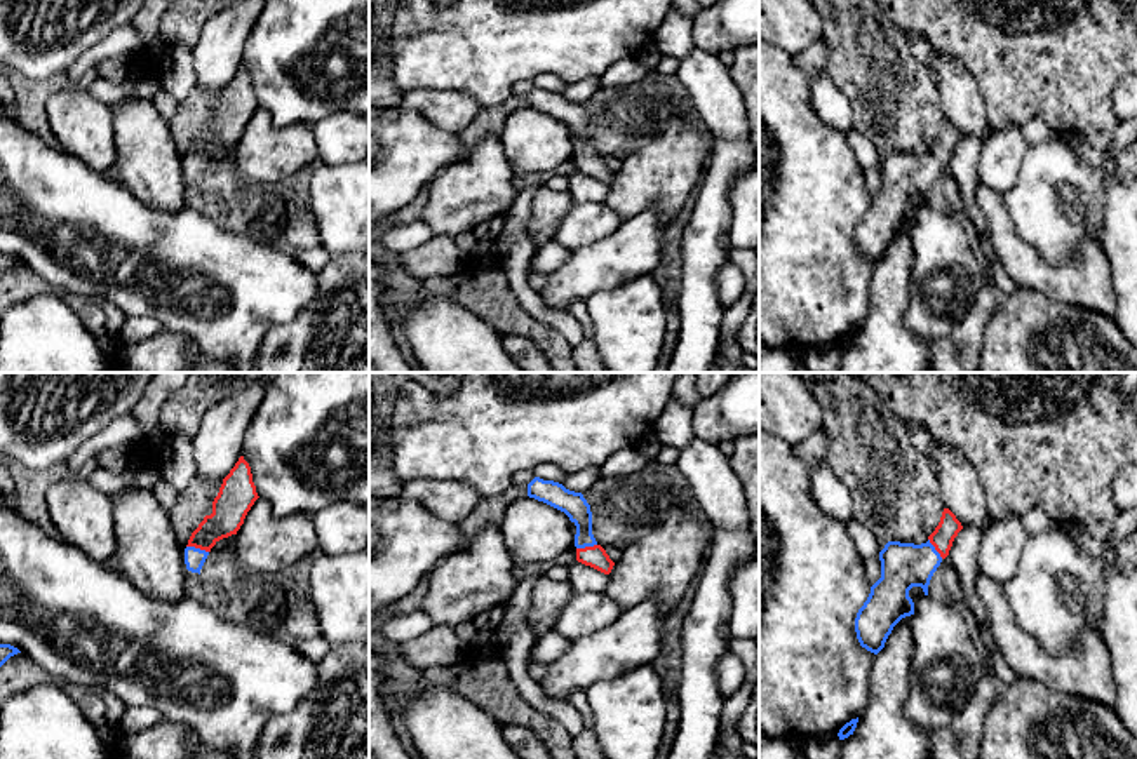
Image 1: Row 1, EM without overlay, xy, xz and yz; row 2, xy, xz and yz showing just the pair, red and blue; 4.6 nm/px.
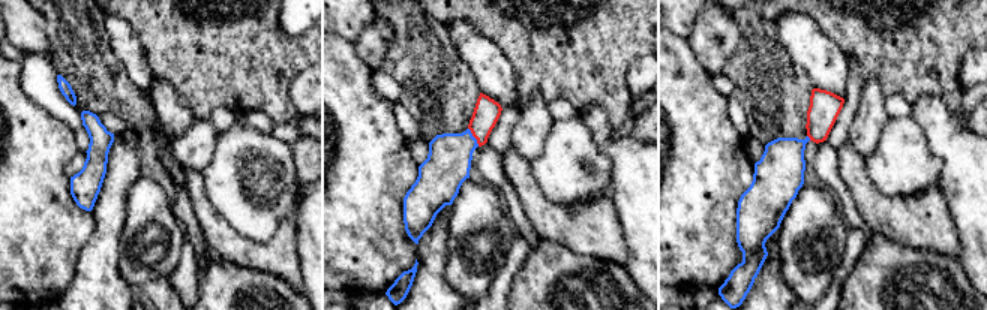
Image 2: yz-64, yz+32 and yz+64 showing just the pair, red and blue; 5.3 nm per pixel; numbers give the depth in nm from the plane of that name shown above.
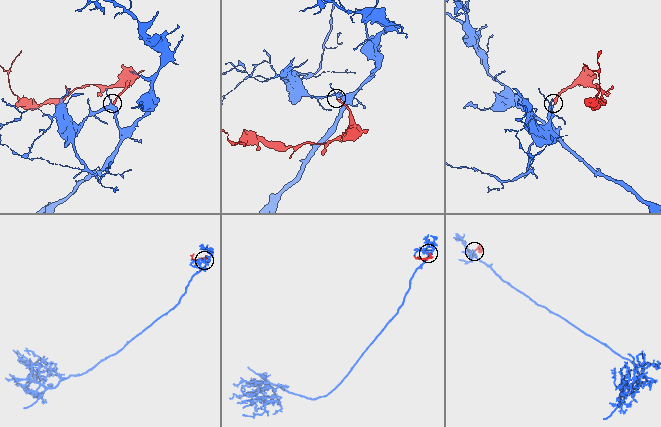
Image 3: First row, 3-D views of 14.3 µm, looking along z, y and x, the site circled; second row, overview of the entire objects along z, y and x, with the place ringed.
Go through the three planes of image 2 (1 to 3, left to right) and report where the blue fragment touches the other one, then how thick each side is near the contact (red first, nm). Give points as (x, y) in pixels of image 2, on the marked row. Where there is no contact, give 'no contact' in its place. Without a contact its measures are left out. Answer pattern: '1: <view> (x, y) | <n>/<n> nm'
1: no contact
2: yz+32 (473, 135) | 140/240 nm
3: yz+64 (809, 137) | 160/260 nm

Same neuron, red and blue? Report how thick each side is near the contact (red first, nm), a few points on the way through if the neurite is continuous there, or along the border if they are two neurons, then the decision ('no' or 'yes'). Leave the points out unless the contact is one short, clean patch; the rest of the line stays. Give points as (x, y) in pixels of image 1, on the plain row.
calibres 160 and 100 nm; way xy (230, 117), (228, 124), (197, 157), (194, 167); yes

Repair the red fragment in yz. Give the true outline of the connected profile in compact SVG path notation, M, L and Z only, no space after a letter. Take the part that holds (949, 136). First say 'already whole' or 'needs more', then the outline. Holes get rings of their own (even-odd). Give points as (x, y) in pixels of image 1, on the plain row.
needs more; M944 118L935 141L926 153L888 151L879 162L881 188L871 197L871 204L855 228L855 242L862 258L878 265L893 237L914 225L909 207L912 197L921 197L928 205L928 195L949 165L954 148L963 139L956 125Z

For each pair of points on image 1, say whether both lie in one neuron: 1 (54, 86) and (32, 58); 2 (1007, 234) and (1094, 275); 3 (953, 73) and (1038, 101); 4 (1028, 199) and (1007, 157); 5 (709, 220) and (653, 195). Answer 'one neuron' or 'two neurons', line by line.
1: two neurons
2: one neuron
3: two neurons
4: two neurons
5: two neurons

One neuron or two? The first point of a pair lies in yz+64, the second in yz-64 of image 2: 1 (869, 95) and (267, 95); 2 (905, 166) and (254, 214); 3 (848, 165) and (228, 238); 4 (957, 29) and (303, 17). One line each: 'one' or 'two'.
1: two
2: one
3: one
4: two

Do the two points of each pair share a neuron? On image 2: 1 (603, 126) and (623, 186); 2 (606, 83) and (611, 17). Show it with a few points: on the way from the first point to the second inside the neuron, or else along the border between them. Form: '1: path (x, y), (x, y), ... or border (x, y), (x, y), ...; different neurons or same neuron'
1: path (606, 141), (623, 157), (623, 171); same neuron
2: path (606, 66), (606, 33); same neuron

